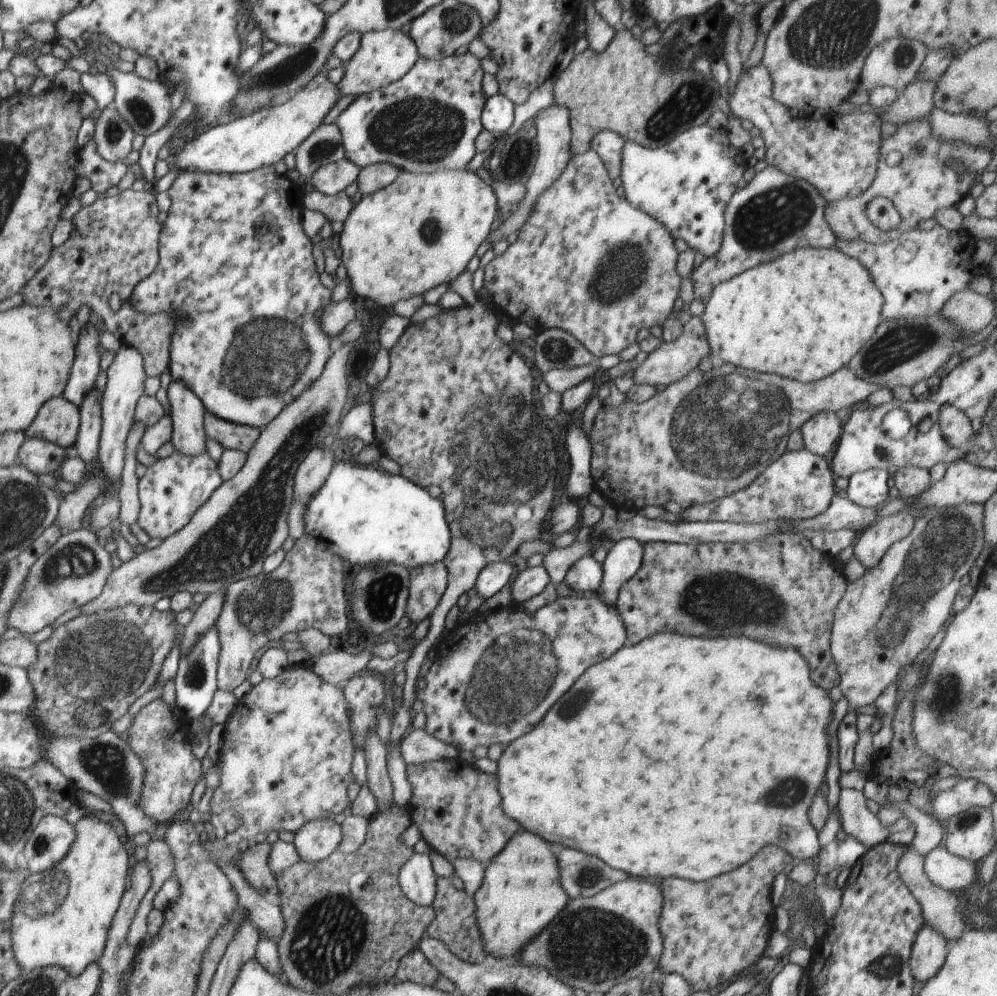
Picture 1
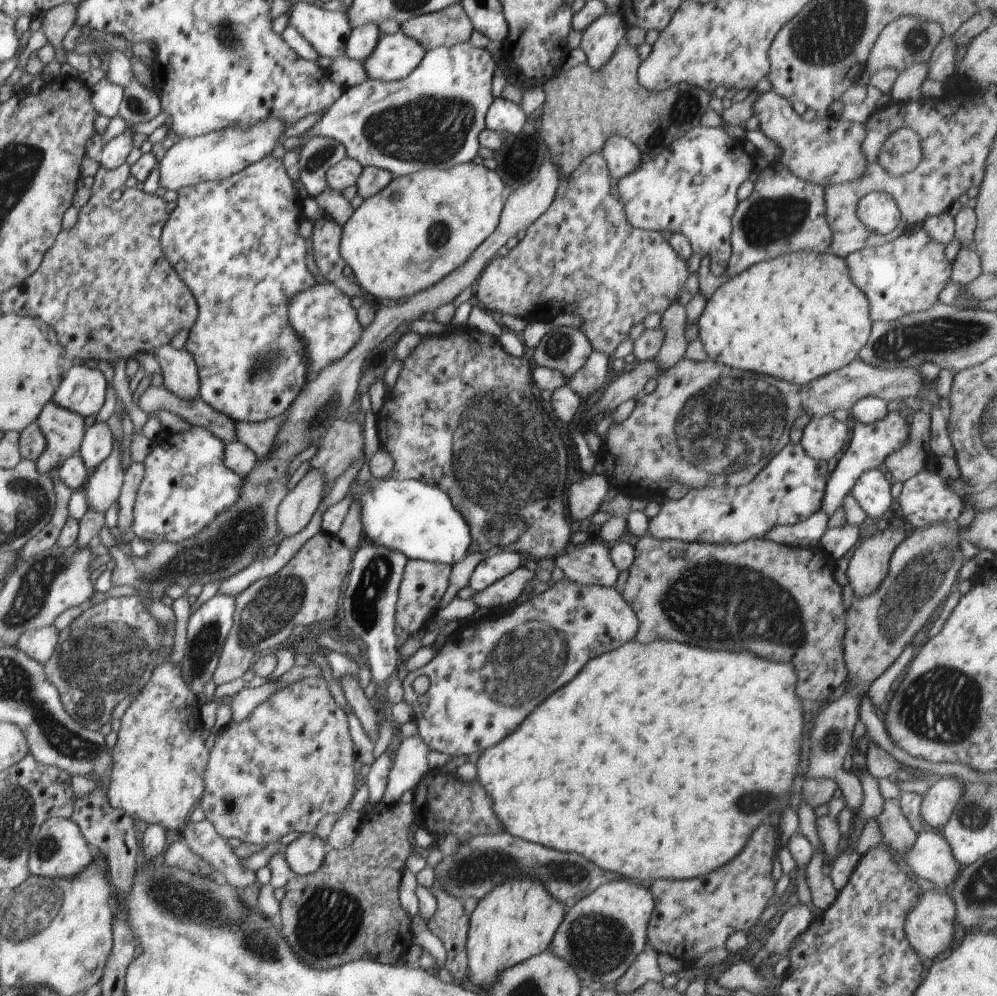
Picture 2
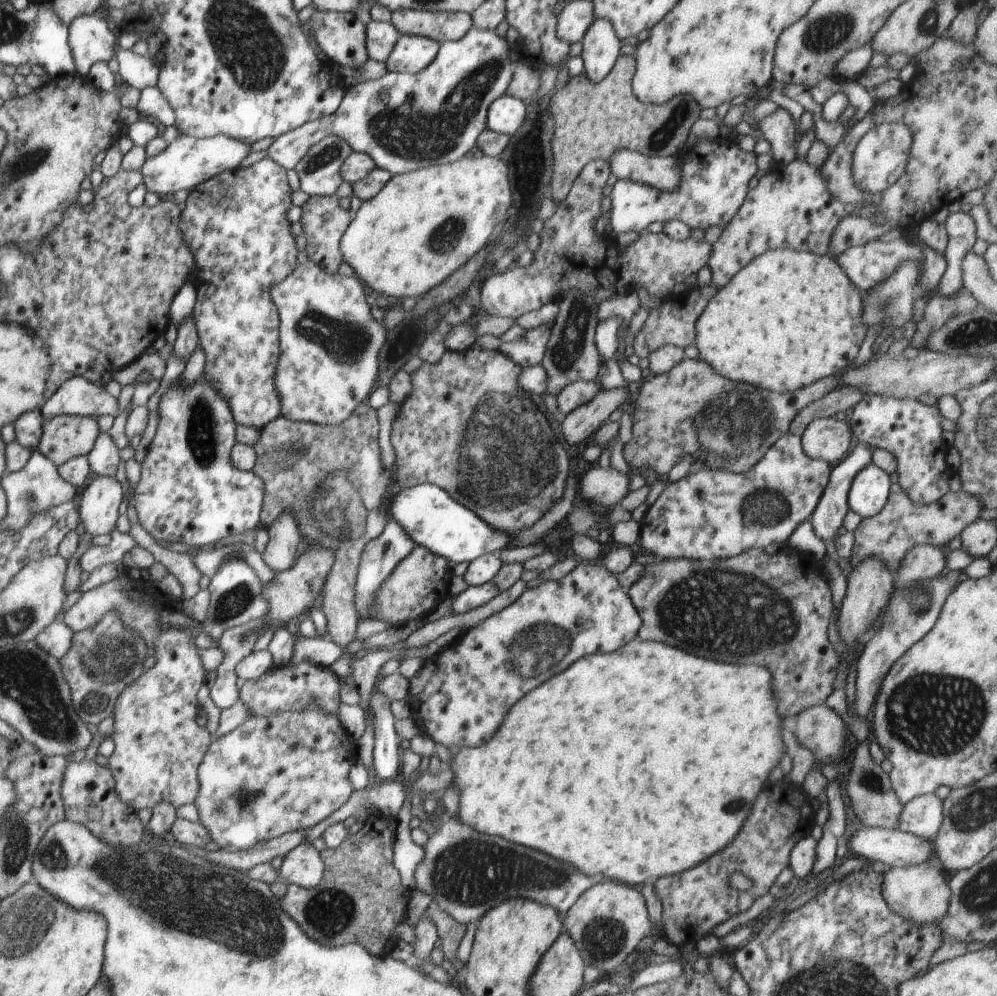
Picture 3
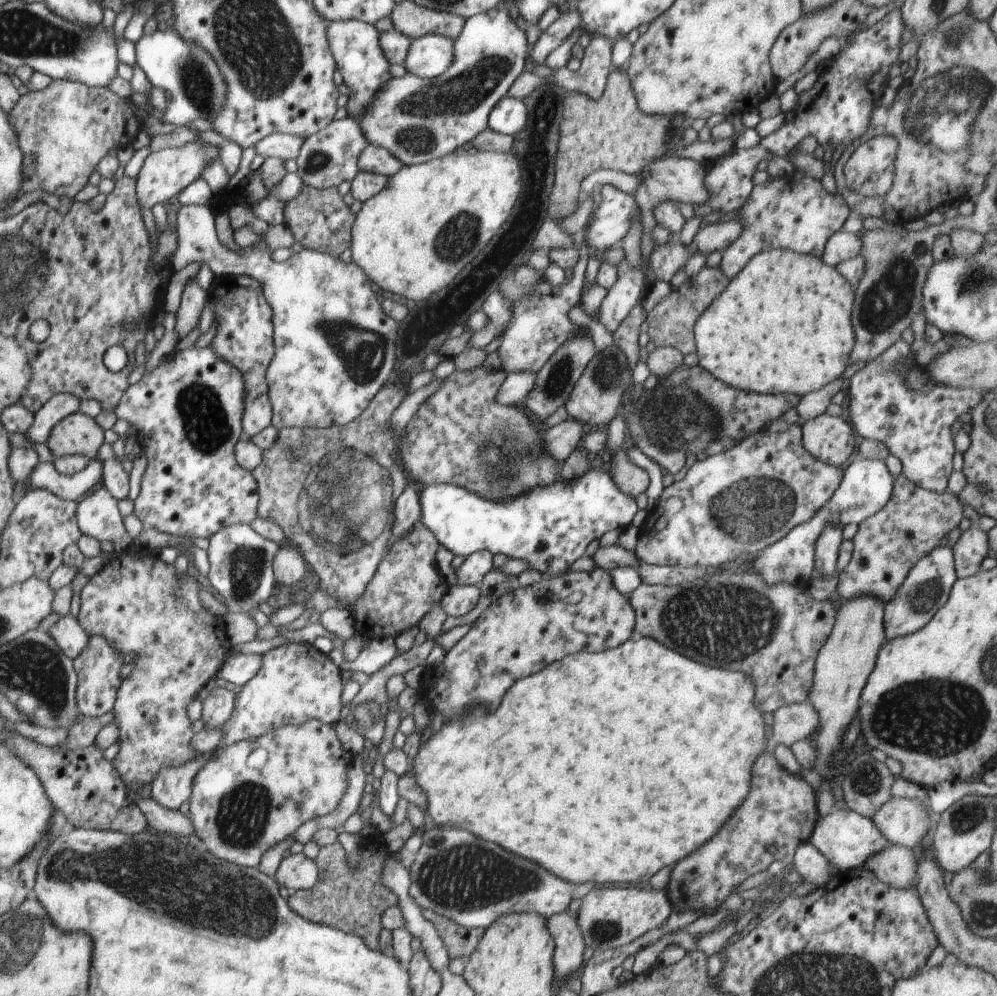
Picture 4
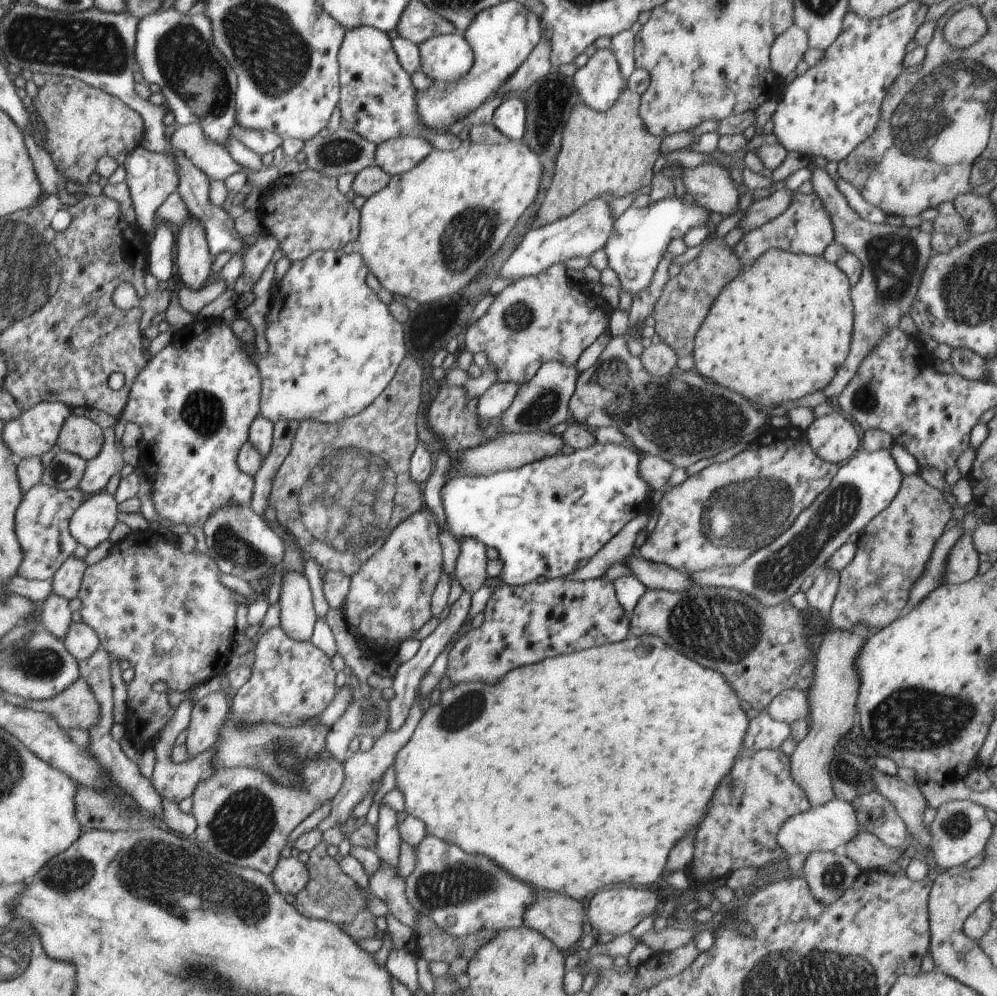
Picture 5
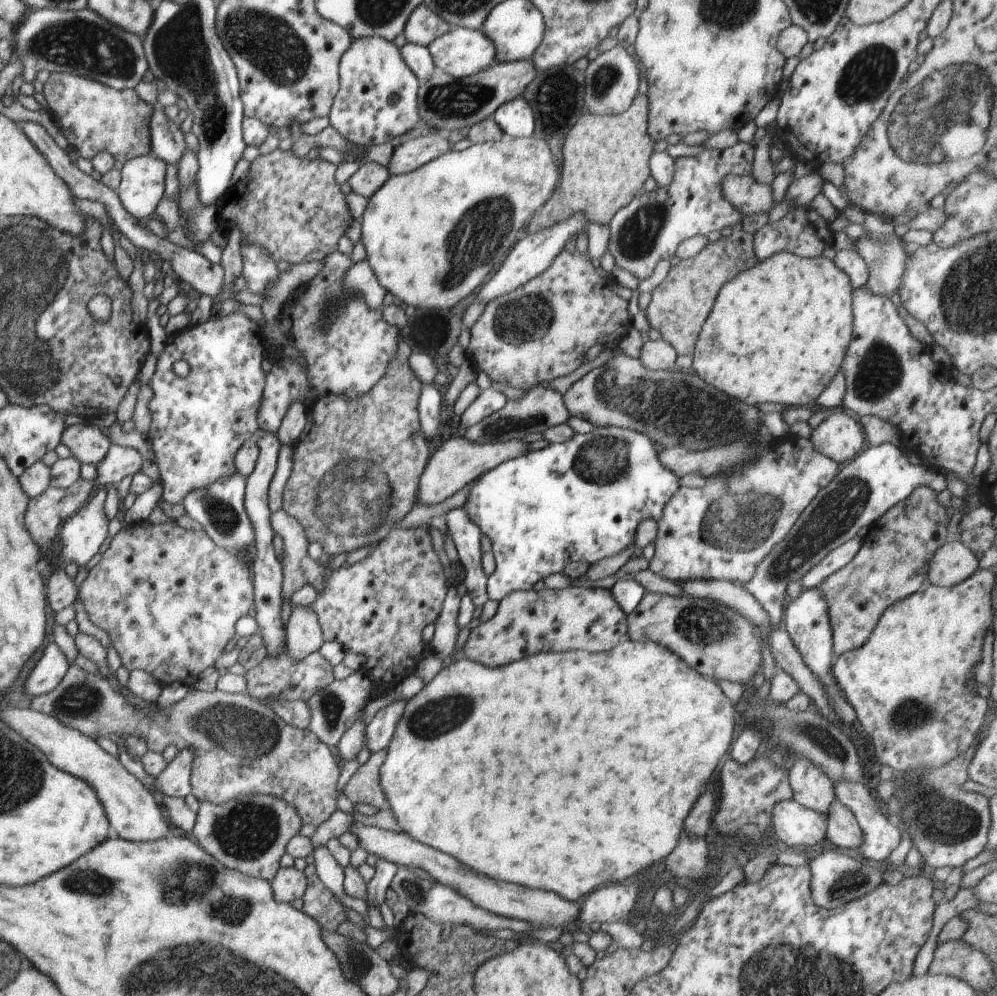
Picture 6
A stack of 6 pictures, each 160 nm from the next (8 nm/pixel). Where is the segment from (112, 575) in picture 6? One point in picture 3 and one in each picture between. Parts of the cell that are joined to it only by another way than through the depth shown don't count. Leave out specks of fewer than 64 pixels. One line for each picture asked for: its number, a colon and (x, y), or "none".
3: (159, 745)
4: (140, 604)
5: (165, 611)

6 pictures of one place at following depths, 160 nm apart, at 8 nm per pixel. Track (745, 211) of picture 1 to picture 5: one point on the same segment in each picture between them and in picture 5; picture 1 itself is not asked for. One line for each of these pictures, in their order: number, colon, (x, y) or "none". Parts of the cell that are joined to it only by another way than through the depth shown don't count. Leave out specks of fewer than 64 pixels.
2: (784, 214)
3: (791, 206)
4: (801, 215)
5: (804, 228)

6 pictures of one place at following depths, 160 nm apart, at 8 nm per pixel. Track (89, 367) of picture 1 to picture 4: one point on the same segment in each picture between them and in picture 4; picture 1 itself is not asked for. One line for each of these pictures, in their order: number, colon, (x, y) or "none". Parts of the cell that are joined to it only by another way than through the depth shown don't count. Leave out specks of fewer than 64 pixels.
2: (84, 388)
3: (78, 396)
4: (188, 411)

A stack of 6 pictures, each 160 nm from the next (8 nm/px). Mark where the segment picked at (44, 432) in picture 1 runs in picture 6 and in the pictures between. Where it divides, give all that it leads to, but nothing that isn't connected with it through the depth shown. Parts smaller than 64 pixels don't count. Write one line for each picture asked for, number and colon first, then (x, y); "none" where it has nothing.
2: (63, 429)
3: (67, 436)
4: (78, 434)
5: (81, 436)
6: (89, 444)

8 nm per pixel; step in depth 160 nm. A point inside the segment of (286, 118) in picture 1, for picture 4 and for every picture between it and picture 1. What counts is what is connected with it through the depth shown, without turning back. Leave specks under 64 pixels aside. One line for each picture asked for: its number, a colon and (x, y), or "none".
2: (218, 155)
3: (186, 162)
4: (165, 173)

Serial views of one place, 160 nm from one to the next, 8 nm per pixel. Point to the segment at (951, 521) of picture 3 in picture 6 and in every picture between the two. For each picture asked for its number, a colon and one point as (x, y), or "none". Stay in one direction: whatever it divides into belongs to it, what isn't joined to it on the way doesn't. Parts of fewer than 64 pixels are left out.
4: (915, 521)
5: (873, 590)
6: (887, 569)

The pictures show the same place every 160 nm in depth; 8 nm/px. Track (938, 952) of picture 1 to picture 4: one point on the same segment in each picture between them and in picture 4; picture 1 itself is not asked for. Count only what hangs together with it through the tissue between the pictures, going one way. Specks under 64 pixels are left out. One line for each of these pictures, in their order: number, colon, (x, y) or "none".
2: (929, 927)
3: (918, 893)
4: (896, 865)

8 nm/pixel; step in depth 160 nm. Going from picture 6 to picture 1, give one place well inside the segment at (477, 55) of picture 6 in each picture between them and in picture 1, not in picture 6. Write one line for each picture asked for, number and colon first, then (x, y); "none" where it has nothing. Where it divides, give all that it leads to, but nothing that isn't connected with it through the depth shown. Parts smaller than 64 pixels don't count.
1: (383, 57)
2: (395, 56)
3: (411, 53)
4: (430, 56)
5: (447, 57)

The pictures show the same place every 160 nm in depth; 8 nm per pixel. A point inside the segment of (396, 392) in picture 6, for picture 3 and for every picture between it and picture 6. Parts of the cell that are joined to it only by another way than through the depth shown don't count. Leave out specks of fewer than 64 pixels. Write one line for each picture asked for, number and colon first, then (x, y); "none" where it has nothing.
3: (333, 478)
4: (332, 491)
5: (344, 487)

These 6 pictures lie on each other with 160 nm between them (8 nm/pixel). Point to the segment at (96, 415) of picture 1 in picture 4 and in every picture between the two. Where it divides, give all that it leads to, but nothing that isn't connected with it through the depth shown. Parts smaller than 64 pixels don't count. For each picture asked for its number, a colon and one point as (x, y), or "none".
2: (97, 443)
3: (103, 459)
4: (115, 479)

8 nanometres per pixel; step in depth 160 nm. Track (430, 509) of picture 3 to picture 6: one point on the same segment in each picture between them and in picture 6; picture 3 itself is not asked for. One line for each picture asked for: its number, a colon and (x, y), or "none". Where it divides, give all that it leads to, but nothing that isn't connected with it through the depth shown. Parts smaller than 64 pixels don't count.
4: (550, 527)
5: (543, 518)
6: (582, 499)

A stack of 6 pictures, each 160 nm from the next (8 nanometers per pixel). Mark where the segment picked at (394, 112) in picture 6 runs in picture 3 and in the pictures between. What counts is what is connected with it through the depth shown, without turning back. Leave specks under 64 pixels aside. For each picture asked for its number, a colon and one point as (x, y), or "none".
3: (342, 36)
4: (354, 44)
5: (377, 99)

